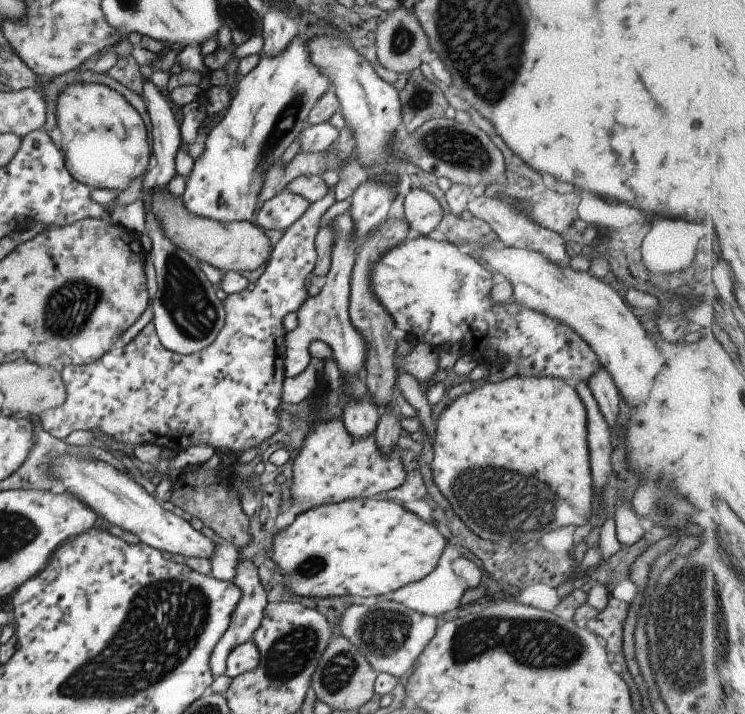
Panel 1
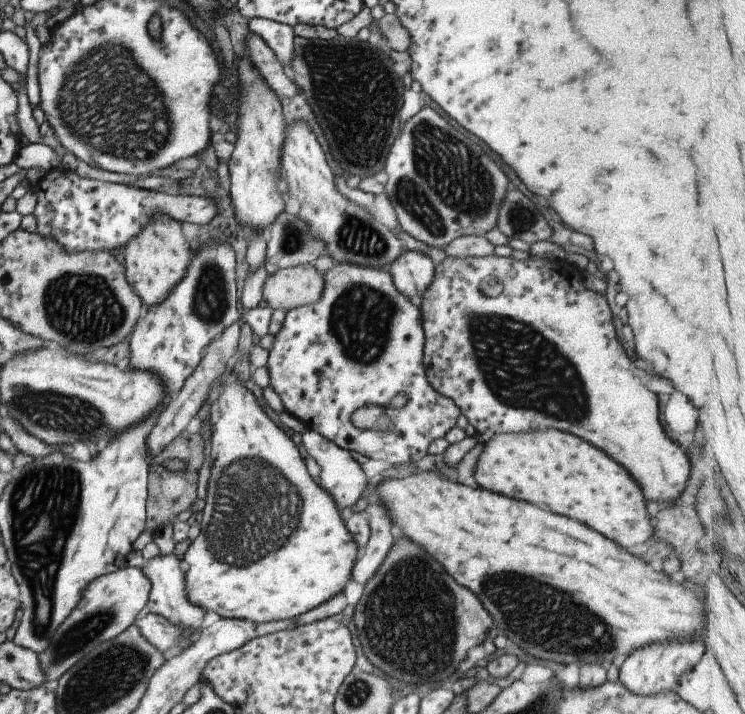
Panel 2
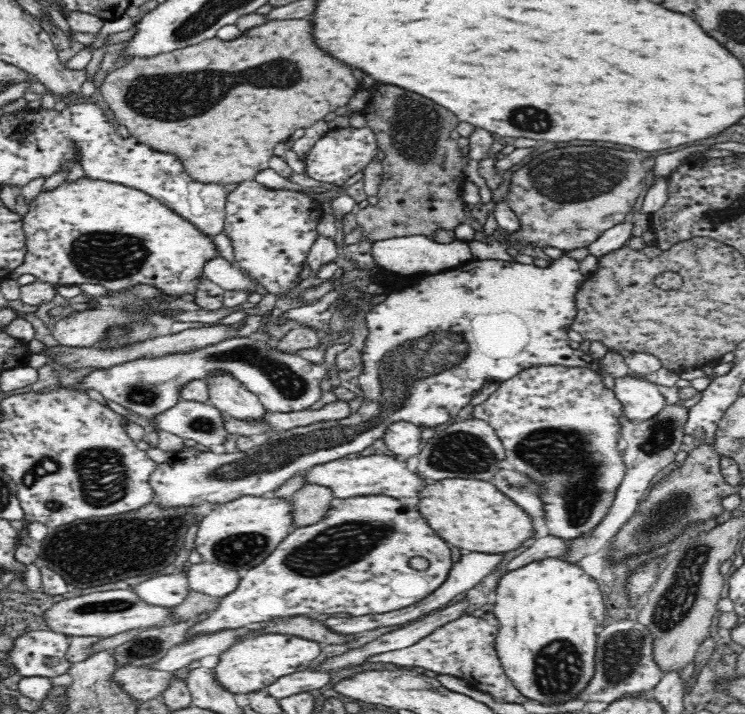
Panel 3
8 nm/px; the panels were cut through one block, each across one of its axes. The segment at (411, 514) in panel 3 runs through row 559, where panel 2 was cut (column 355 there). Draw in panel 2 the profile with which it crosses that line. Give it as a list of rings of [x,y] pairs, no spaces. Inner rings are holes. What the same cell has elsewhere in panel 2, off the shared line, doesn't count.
[[[337,262],[337,263],[333,263],[333,264],[332,264],[332,267],[331,267],[331,268],[330,268],[330,269],[328,269],[328,270],[327,270],[327,271],[325,271],[325,272],[323,272],[323,292],[321,292],[321,296],[320,296],[320,297],[319,297],[319,298],[317,298],[317,302],[313,302],[313,304],[307,304],[307,306],[299,306],[299,308],[291,308],[291,310],[288,310],[288,311],[286,311],[286,314],[285,314],[285,316],[284,316],[284,318],[283,318],[283,324],[281,324],[281,330],[277,330],[277,334],[275,334],[275,336],[274,336],[274,337],[273,337],[273,340],[272,340],[272,342],[271,342],[271,344],[270,344],[270,346],[269,346],[269,348],[268,348],[268,350],[267,350],[267,352],[268,352],[268,353],[269,353],[269,356],[268,356],[268,359],[267,359],[267,364],[266,364],[266,366],[265,366],[265,368],[267,368],[267,376],[269,376],[269,382],[268,382],[268,386],[269,386],[269,387],[271,387],[271,389],[272,389],[272,390],[273,390],[273,392],[275,392],[275,394],[276,394],[276,395],[277,395],[277,396],[278,396],[278,397],[279,397],[279,399],[280,399],[280,400],[281,400],[281,404],[282,404],[282,405],[283,405],[283,406],[284,406],[284,410],[285,410],[285,411],[286,411],[286,412],[287,412],[287,413],[289,413],[289,414],[290,414],[290,415],[291,415],[291,416],[294,416],[294,417],[295,417],[295,418],[297,418],[297,420],[300,420],[300,421],[301,421],[301,422],[302,422],[302,423],[304,423],[304,426],[305,426],[305,427],[306,427],[306,428],[307,428],[307,430],[308,430],[308,429],[311,429],[311,430],[314,430],[314,431],[315,431],[315,432],[317,432],[317,434],[320,434],[320,435],[321,435],[321,436],[324,436],[324,437],[325,437],[325,438],[326,438],[326,439],[327,439],[327,440],[330,440],[330,441],[331,441],[331,442],[332,442],[332,443],[333,443],[333,444],[334,444],[334,445],[337,445],[337,446],[338,446],[338,447],[339,447],[339,448],[342,448],[342,449],[343,449],[343,450],[347,450],[347,451],[354,451],[354,452],[359,452],[359,454],[363,454],[363,456],[366,456],[366,457],[367,457],[367,458],[372,458],[372,460],[373,460],[373,461],[377,461],[377,460],[381,460],[381,461],[383,461],[383,462],[388,462],[388,463],[389,463],[389,464],[390,464],[390,465],[391,465],[391,466],[398,466],[398,465],[409,465],[409,464],[411,464],[411,463],[413,463],[413,462],[415,462],[415,461],[417,461],[417,460],[419,460],[419,459],[420,459],[420,458],[421,458],[421,457],[422,457],[422,456],[423,456],[423,455],[424,455],[424,454],[426,454],[426,448],[427,448],[427,446],[429,446],[429,442],[431,442],[431,440],[435,440],[435,438],[441,438],[441,437],[443,437],[443,436],[444,436],[444,434],[445,434],[445,432],[447,432],[447,430],[449,430],[449,429],[450,429],[450,428],[453,428],[453,426],[455,426],[455,422],[456,422],[456,420],[457,420],[457,417],[458,417],[458,416],[459,416],[459,413],[460,413],[460,410],[459,410],[459,408],[457,408],[457,405],[456,405],[456,404],[455,404],[455,403],[454,403],[454,402],[453,402],[453,401],[452,401],[452,400],[451,400],[451,399],[450,399],[450,398],[447,398],[447,397],[446,397],[446,396],[441,396],[441,394],[439,394],[439,393],[438,393],[438,392],[437,392],[437,391],[436,391],[436,390],[433,390],[433,387],[432,387],[432,386],[429,386],[429,383],[428,383],[428,380],[427,380],[427,379],[426,379],[426,376],[425,376],[425,371],[424,371],[424,366],[423,366],[423,361],[422,361],[422,354],[423,354],[423,347],[424,347],[424,346],[425,346],[425,342],[424,342],[424,332],[423,332],[423,329],[422,329],[422,320],[421,320],[421,315],[420,315],[420,308],[419,308],[419,307],[417,307],[417,306],[415,306],[415,304],[413,304],[413,302],[411,302],[411,301],[410,301],[410,299],[409,299],[409,296],[405,296],[405,295],[403,295],[403,294],[401,294],[401,292],[399,292],[399,291],[398,291],[398,290],[397,290],[397,289],[396,289],[396,288],[395,288],[395,286],[394,286],[394,284],[393,284],[393,281],[392,281],[392,278],[391,278],[391,276],[390,276],[390,274],[389,274],[389,273],[388,273],[388,272],[387,272],[387,271],[386,271],[386,270],[385,270],[385,269],[383,269],[383,268],[379,268],[379,270],[377,270],[377,266],[355,266],[355,264],[352,264],[352,263],[351,263],[351,262],[341,262],[341,263],[339,263],[339,262]],[[398,394],[404,394],[404,395],[405,395],[405,396],[406,396],[406,397],[407,397],[407,401],[406,401],[406,402],[405,402],[405,404],[404,404],[404,405],[402,405],[402,406],[401,406],[401,407],[397,407],[397,408],[395,408],[395,407],[392,407],[392,406],[390,406],[390,407],[389,407],[389,408],[388,408],[388,409],[387,409],[387,406],[388,406],[388,405],[390,405],[390,404],[389,404],[389,403],[390,403],[390,401],[391,401],[391,399],[392,399],[392,398],[393,398],[393,397],[395,397],[395,396],[396,396],[396,395],[398,395]],[[369,404],[375,404],[375,406],[381,406],[381,408],[384,408],[384,407],[385,407],[385,408],[386,408],[386,409],[387,409],[387,415],[386,415],[386,421],[387,421],[387,422],[388,422],[388,423],[387,423],[387,424],[386,424],[386,427],[383,427],[383,426],[379,426],[379,428],[377,428],[377,429],[373,429],[373,430],[361,430],[361,428],[355,428],[355,426],[353,426],[353,424],[351,424],[351,414],[352,414],[352,412],[353,412],[353,410],[357,410],[357,408],[361,408],[361,406],[369,406]]]

